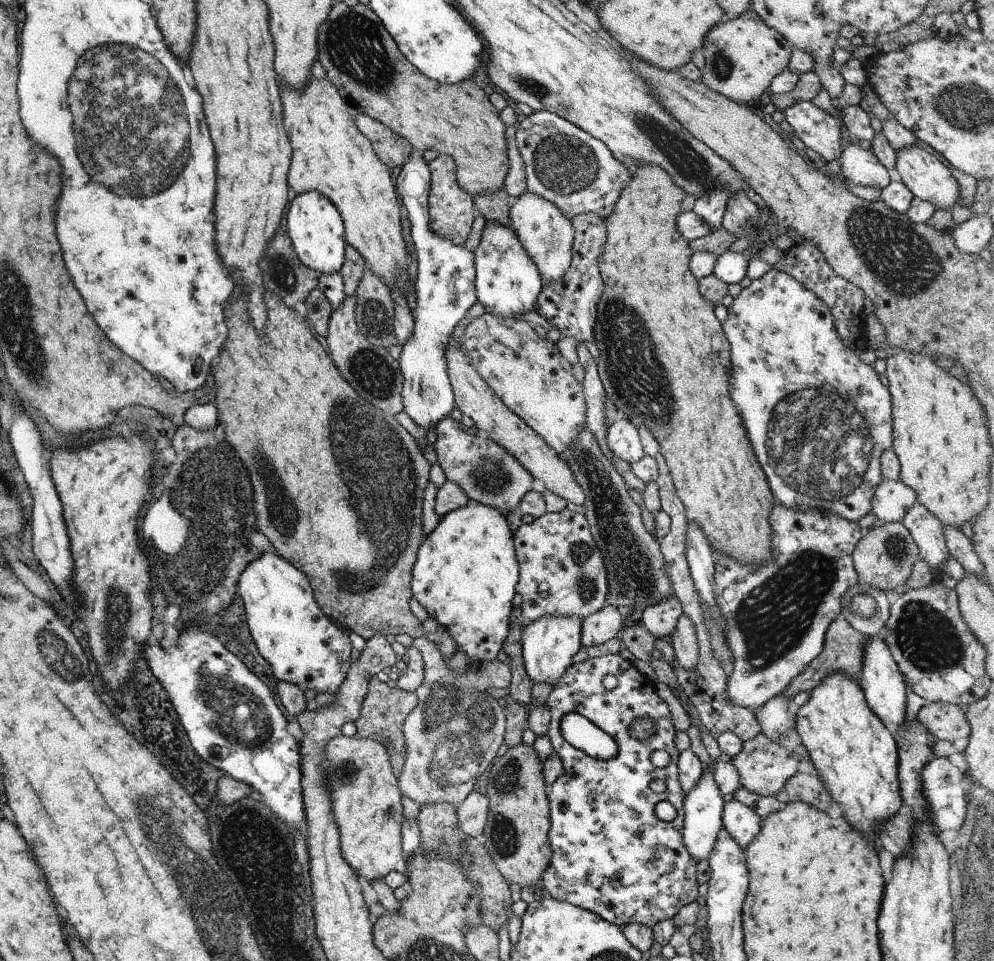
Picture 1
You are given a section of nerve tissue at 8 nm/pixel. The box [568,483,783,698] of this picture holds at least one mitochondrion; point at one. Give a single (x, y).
(591, 579)

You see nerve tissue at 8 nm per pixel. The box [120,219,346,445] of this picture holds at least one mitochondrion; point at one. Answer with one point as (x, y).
(277, 270)

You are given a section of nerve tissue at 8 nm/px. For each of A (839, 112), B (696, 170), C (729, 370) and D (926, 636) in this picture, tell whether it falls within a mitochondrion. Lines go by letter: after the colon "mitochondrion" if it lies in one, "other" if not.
A: other
B: mitochondrion
C: other
D: mitochondrion

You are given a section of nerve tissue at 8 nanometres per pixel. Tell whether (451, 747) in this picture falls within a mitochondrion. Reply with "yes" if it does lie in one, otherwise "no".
yes

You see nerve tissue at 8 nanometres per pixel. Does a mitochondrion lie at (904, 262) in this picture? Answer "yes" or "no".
yes

